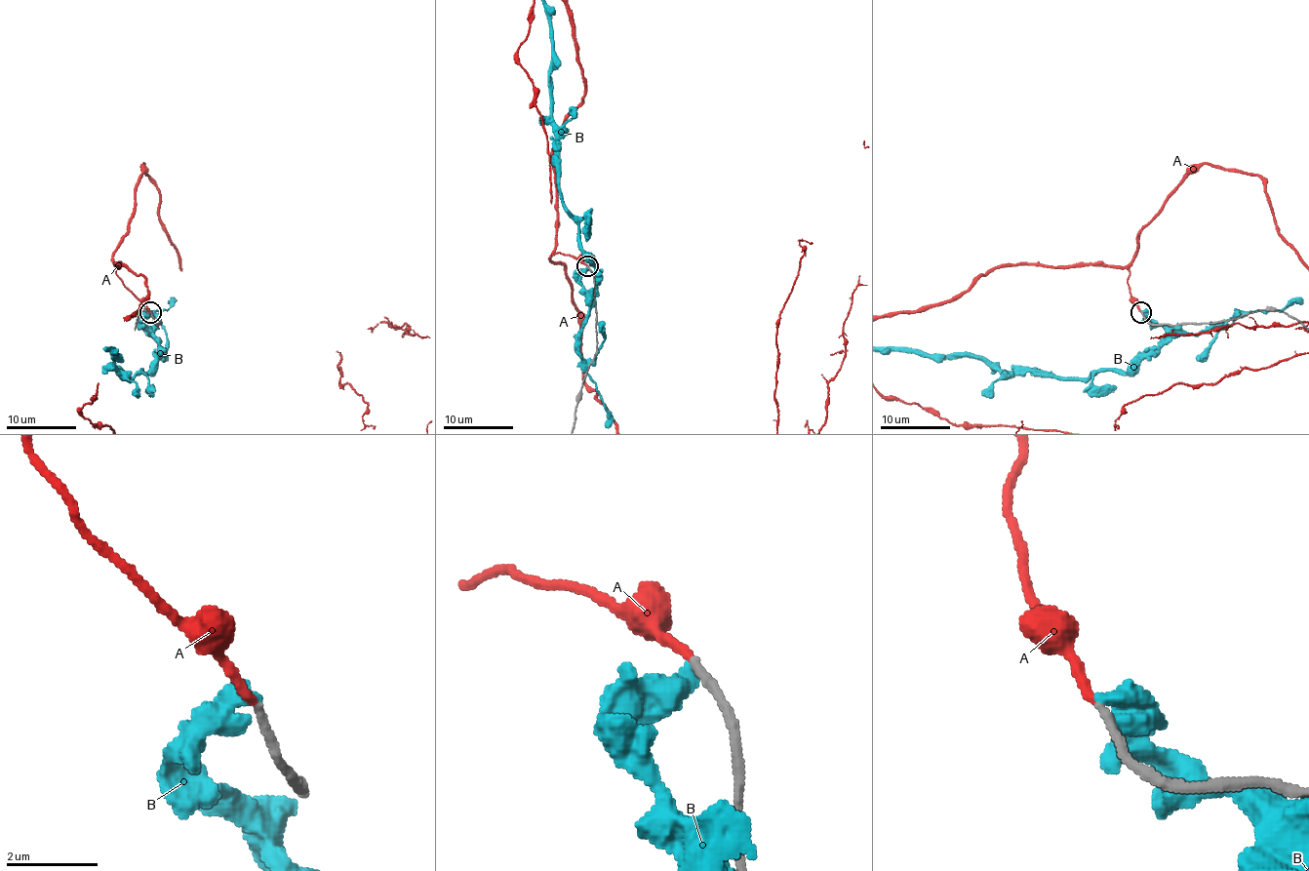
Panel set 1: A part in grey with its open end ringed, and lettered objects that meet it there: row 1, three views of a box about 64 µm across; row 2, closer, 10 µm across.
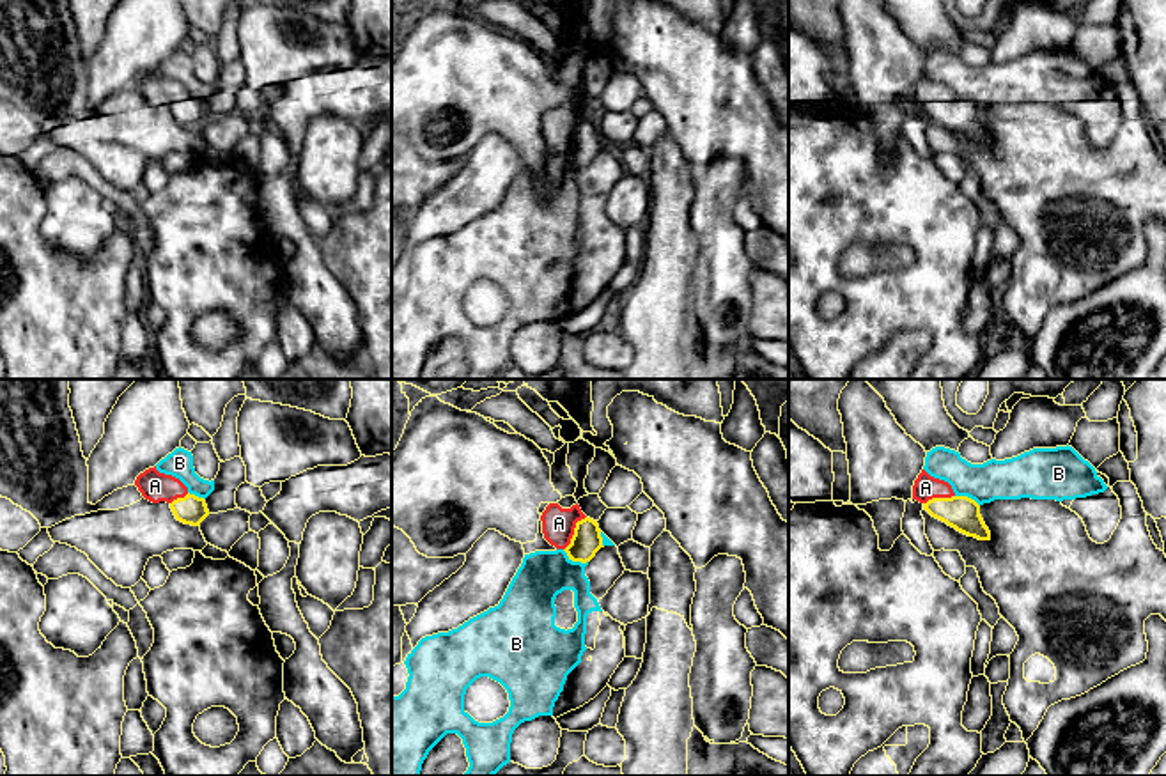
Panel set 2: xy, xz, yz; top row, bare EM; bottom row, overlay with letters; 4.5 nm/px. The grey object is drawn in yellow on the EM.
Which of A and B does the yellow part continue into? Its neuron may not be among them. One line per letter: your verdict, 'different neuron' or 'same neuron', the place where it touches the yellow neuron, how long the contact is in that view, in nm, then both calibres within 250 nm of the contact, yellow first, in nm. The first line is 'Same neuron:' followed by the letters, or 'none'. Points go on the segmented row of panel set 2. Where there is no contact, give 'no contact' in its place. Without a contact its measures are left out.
Same neuron: A
A: same neuron; meets yellow in xz at (575, 532); contact 190 nm long; 140 nm thick on the yellow side, 150 nm on the other
B: different neuron; meets yellow in xz at (575, 560); contact 130 nm long; 140 nm thick on the yellow side, 220 nm on the other

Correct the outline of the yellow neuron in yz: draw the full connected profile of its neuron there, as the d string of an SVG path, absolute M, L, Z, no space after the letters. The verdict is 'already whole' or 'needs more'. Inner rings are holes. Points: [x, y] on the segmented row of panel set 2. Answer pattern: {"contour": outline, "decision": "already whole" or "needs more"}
{"contour": "M925 469L914 480L913 500L957 532L978 540L991 540L980 505L968 496L957 496L948 482L930 477Z", "decision": "needs more"}

